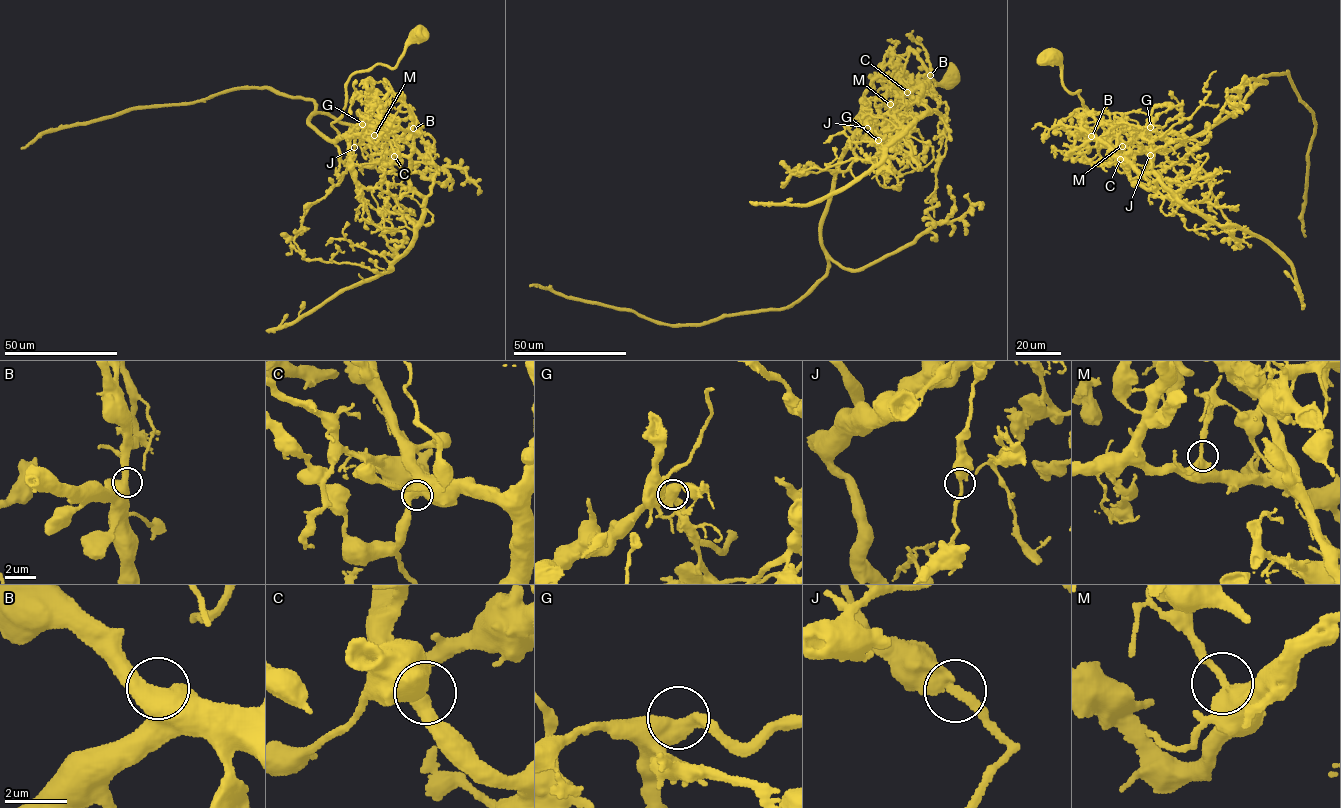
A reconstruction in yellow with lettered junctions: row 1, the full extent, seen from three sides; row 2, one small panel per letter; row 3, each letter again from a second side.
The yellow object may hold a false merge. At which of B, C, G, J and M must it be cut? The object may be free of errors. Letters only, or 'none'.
J

